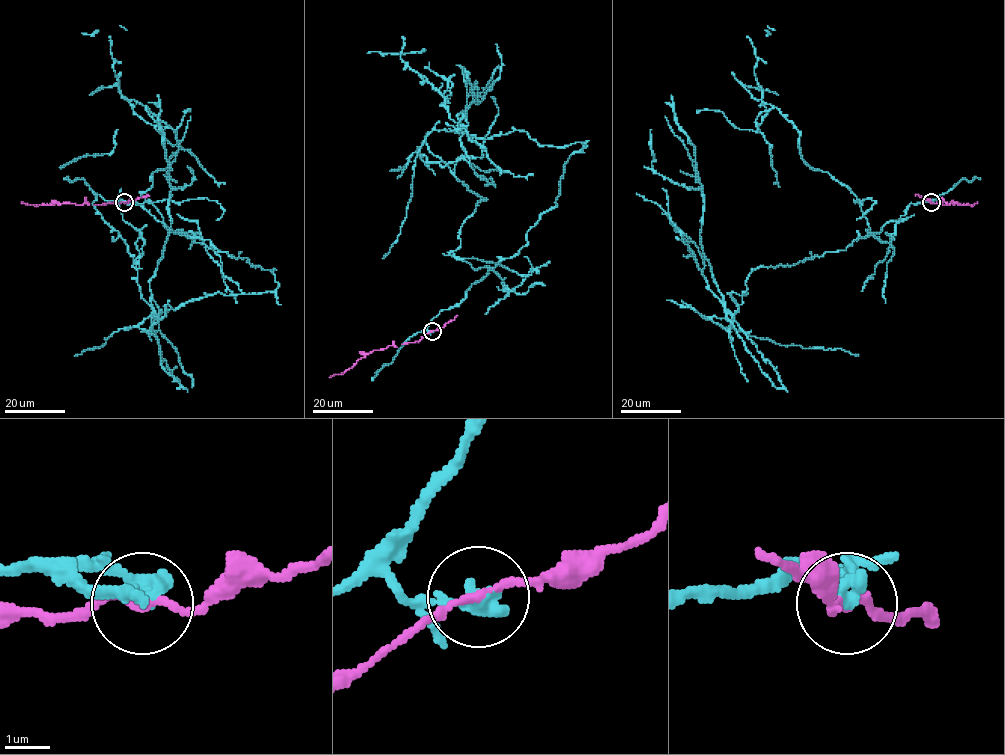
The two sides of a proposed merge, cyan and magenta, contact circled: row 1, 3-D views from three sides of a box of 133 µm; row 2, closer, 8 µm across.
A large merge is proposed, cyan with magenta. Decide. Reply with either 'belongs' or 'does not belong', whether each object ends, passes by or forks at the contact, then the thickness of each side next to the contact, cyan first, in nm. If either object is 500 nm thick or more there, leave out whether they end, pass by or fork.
does not belong | cyan ends | magenta passes by | 420/160 nm

